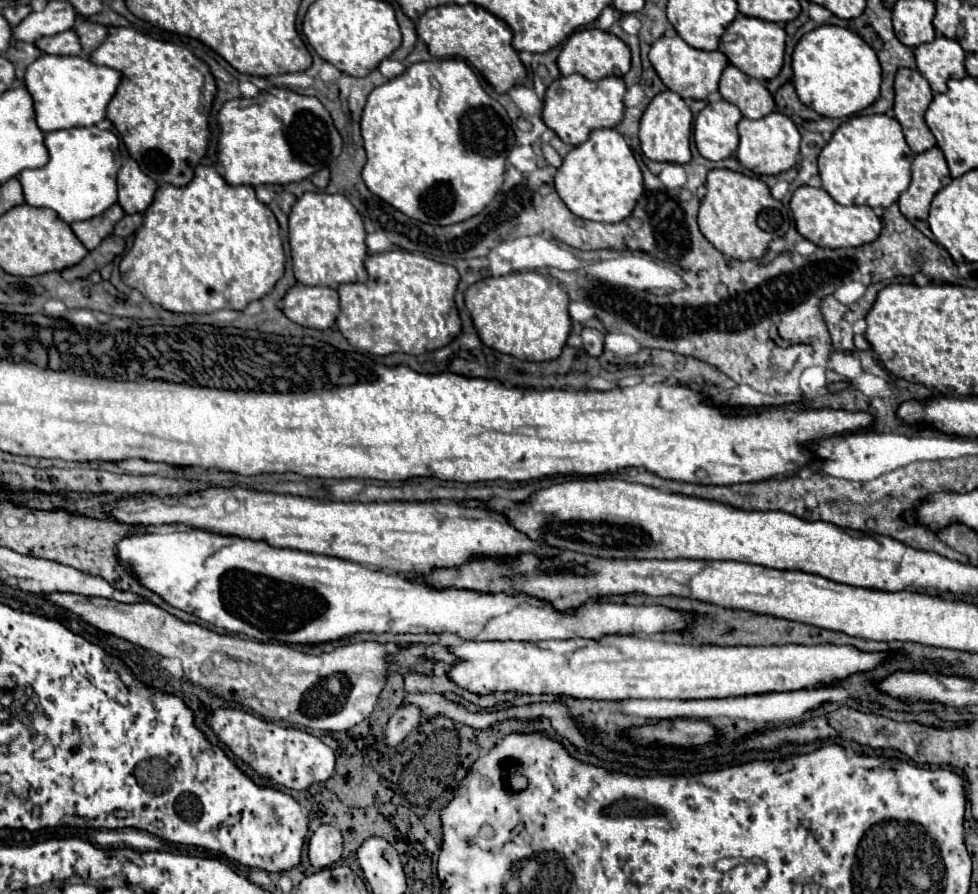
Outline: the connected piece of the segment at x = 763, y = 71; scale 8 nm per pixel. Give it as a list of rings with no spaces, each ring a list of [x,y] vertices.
[[[738,15],[721,37],[719,49],[742,73],[760,81],[770,81],[780,73],[784,65],[784,43],[786,43],[786,31],[782,25]]]

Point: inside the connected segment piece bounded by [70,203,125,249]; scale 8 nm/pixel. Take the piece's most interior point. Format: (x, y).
(91, 232)

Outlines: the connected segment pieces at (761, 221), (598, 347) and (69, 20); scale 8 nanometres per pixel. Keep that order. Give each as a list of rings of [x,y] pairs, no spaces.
[[[712,169],[708,173],[706,189],[708,193],[702,199],[698,213],[700,231],[718,251],[732,259],[762,259],[768,251],[768,243],[784,237],[792,225],[790,209],[776,201],[770,195],[768,185],[758,177],[752,179],[730,169]]]
[[[584,327],[582,341],[584,341],[584,349],[586,349],[588,355],[592,355],[592,357],[602,355],[602,351],[604,351],[604,333],[600,333],[598,329]]]
[[[50,1],[44,11],[30,13],[16,29],[14,39],[18,41],[38,41],[40,37],[56,35],[66,29],[72,29],[76,21],[76,9],[68,1]]]

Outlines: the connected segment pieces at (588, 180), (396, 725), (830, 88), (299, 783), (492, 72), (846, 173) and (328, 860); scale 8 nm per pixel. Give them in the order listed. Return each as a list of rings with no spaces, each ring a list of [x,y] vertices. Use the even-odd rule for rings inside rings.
[[[596,129],[592,131],[590,139],[570,151],[562,167],[558,169],[556,177],[556,191],[566,207],[588,221],[602,221],[602,223],[620,223],[624,221],[636,201],[644,191],[642,171],[624,141],[624,137],[616,129]]]
[[[402,705],[388,721],[384,731],[384,741],[388,747],[398,747],[408,733],[420,725],[420,709],[414,705]]]
[[[822,25],[806,33],[792,53],[792,69],[800,101],[824,117],[856,115],[880,97],[882,67],[874,49],[844,27]]]
[[[216,709],[206,717],[206,723],[216,733],[220,743],[224,743],[236,757],[250,765],[258,775],[268,777],[282,787],[304,791],[312,783],[324,783],[334,775],[334,751],[306,731],[278,725],[244,709]],[[250,747],[256,751],[256,757],[250,755]]]
[[[444,5],[428,9],[416,25],[418,37],[424,39],[434,57],[460,57],[486,77],[496,93],[508,93],[514,85],[526,79],[518,51],[512,47],[512,29],[506,21],[478,5]]]
[[[856,115],[850,117],[846,123],[842,123],[832,139],[826,143],[818,157],[820,177],[822,177],[822,189],[830,193],[834,201],[840,205],[868,205],[874,209],[886,209],[894,201],[898,201],[900,193],[908,189],[910,185],[910,165],[912,165],[914,153],[908,147],[902,127],[894,117],[888,115]]]
[[[320,825],[308,843],[308,857],[312,867],[324,869],[336,863],[342,855],[342,835],[334,825]]]

